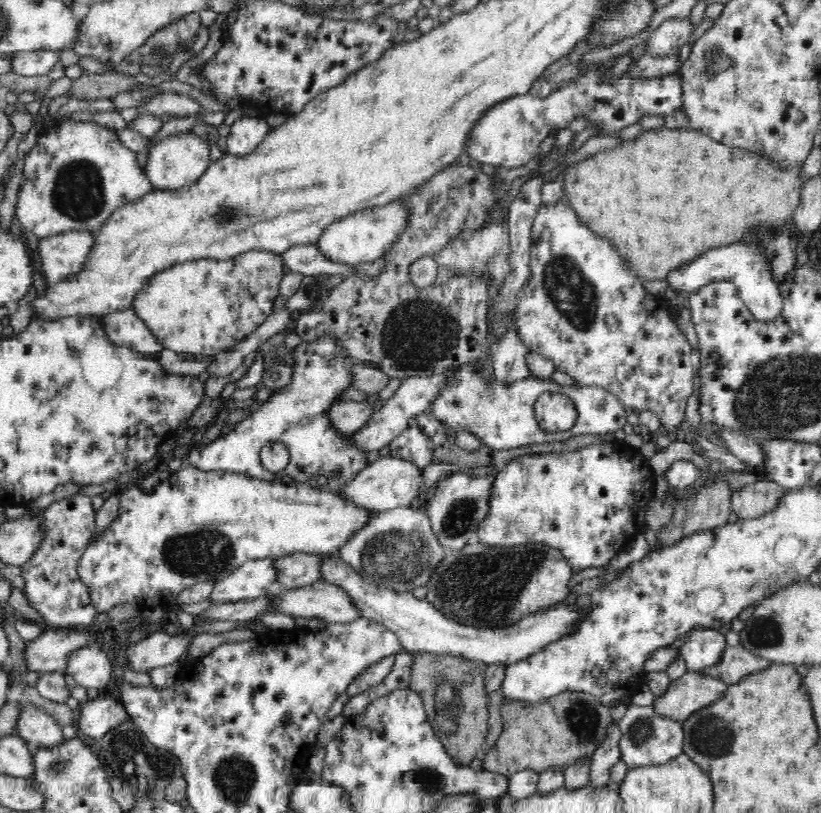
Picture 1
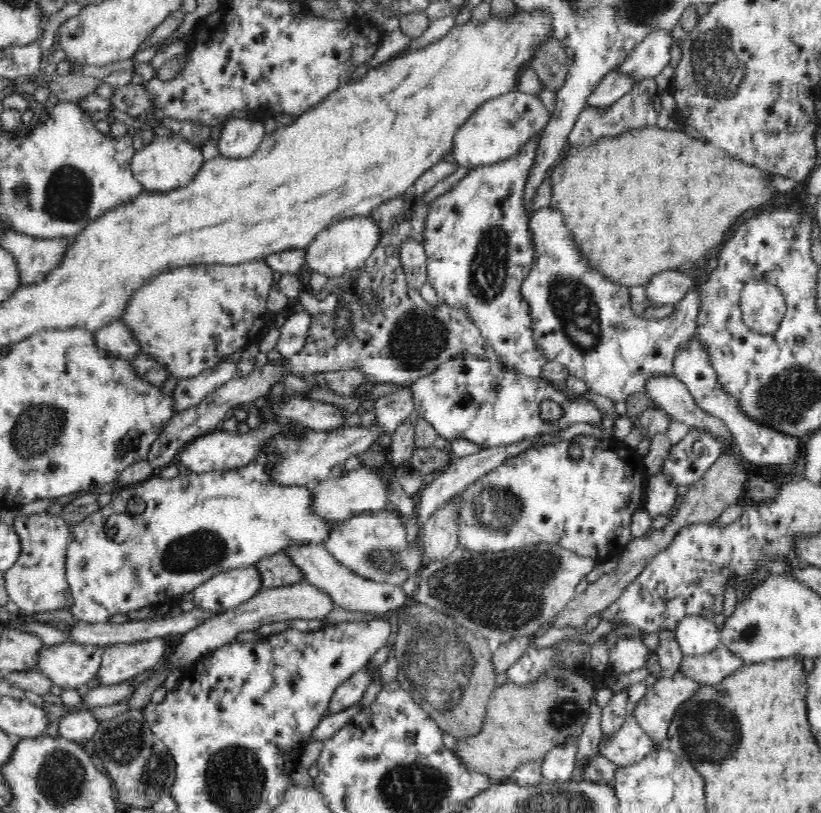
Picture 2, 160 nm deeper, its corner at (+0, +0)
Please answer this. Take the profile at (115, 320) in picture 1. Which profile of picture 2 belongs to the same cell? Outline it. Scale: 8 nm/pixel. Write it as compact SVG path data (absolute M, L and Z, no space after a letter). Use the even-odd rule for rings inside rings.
M122 319L113 320L98 329L95 340L100 349L126 360L132 361L142 351L138 338Z

